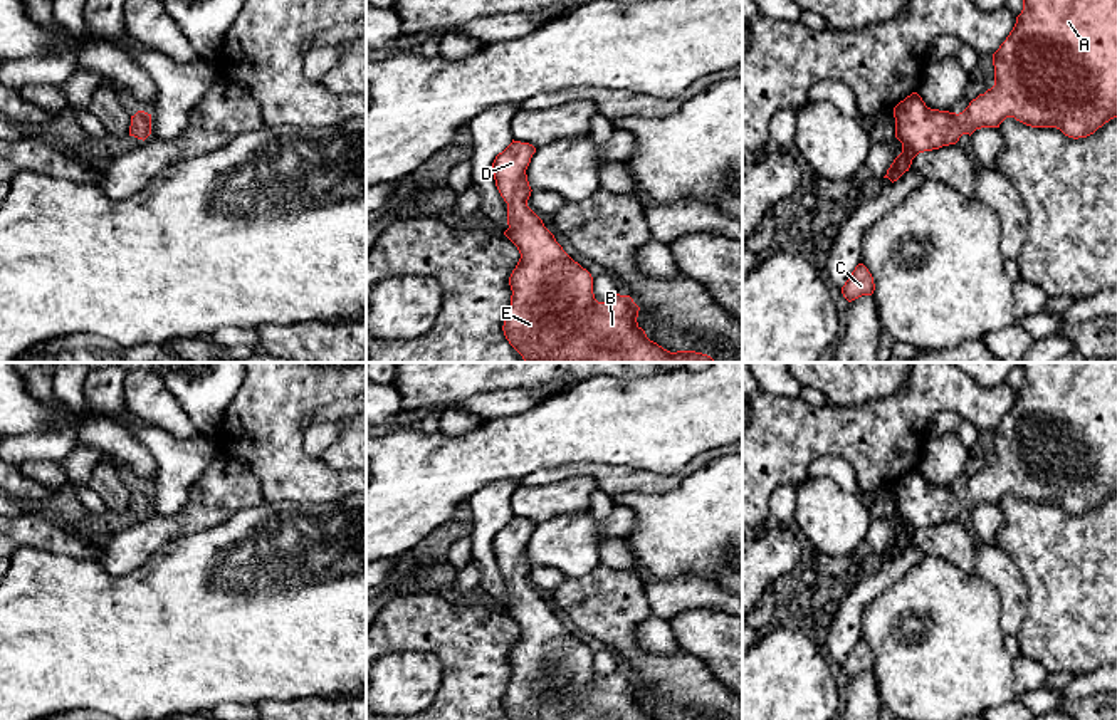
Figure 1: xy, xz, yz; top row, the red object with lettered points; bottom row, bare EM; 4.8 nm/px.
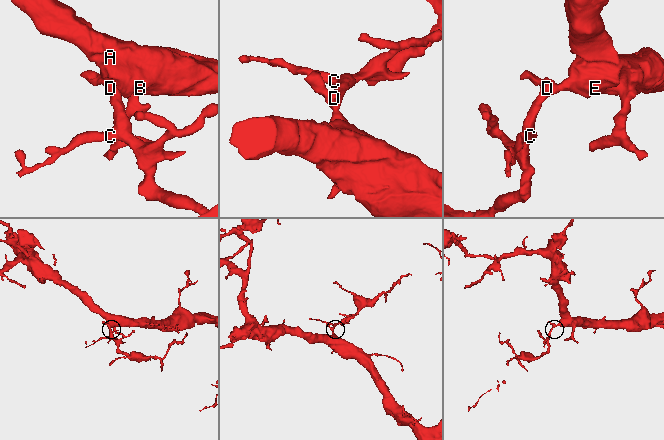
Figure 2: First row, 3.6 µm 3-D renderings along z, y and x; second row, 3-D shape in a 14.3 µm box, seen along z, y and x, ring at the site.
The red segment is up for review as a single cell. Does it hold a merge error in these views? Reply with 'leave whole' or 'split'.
leave whole

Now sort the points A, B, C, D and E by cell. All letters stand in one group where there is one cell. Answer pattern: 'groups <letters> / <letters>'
groups A B C D E

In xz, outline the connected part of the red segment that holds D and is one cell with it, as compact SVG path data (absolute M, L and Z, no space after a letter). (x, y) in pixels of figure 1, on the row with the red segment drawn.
M512 139L492 163L496 186L507 203L509 228L504 235L521 253L509 277L512 295L502 331L524 363L716 363L707 354L670 352L650 341L637 322L640 307L630 295L616 294L606 302L595 299L591 274L563 250L527 206L532 190L526 170L534 153L532 144Z

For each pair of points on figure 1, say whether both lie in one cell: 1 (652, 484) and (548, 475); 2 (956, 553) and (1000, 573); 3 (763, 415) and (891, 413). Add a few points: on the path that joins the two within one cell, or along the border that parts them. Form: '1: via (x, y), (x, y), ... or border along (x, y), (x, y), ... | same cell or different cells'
1: via (627, 480), (613, 480), (593, 470), (573, 470) | same cell
2: border along (980, 546), (973, 571) | different cells
3: via (795, 430), (859, 430) | same cell

